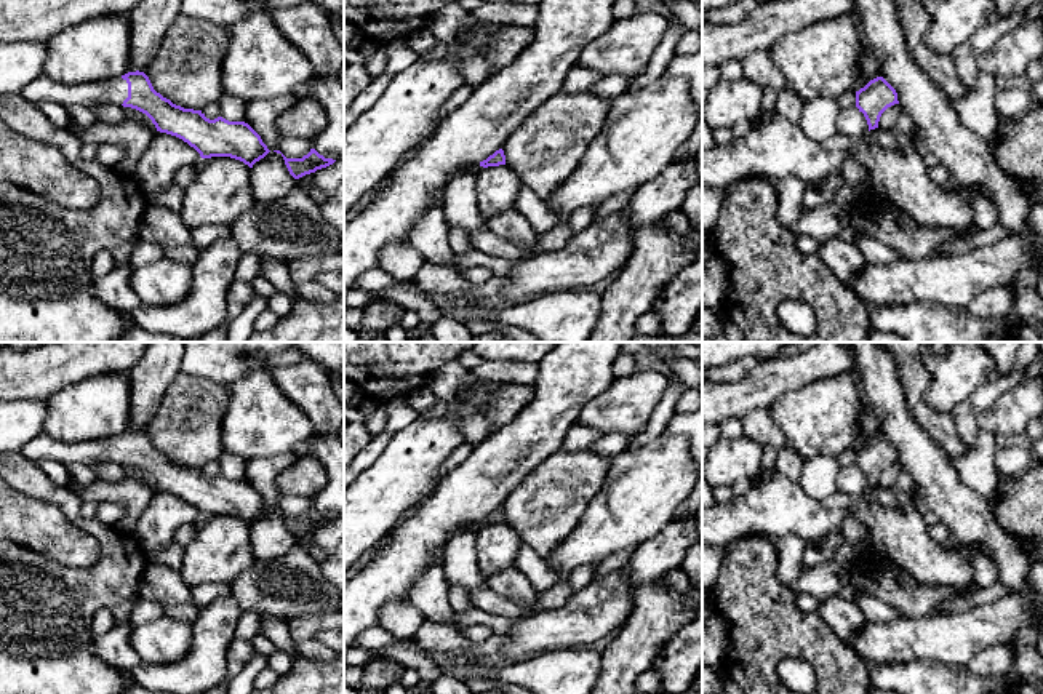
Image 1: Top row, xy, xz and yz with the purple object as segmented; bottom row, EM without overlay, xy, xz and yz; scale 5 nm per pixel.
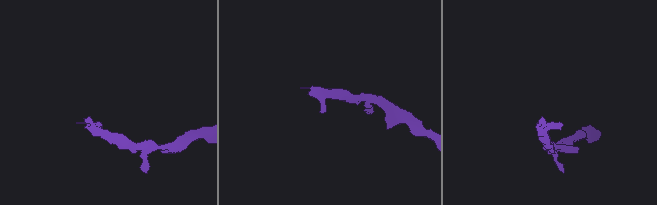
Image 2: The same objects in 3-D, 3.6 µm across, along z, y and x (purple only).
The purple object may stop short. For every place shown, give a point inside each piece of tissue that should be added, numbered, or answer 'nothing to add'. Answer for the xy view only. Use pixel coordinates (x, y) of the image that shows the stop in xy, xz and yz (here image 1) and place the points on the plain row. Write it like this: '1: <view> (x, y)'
1: xy (114, 450)

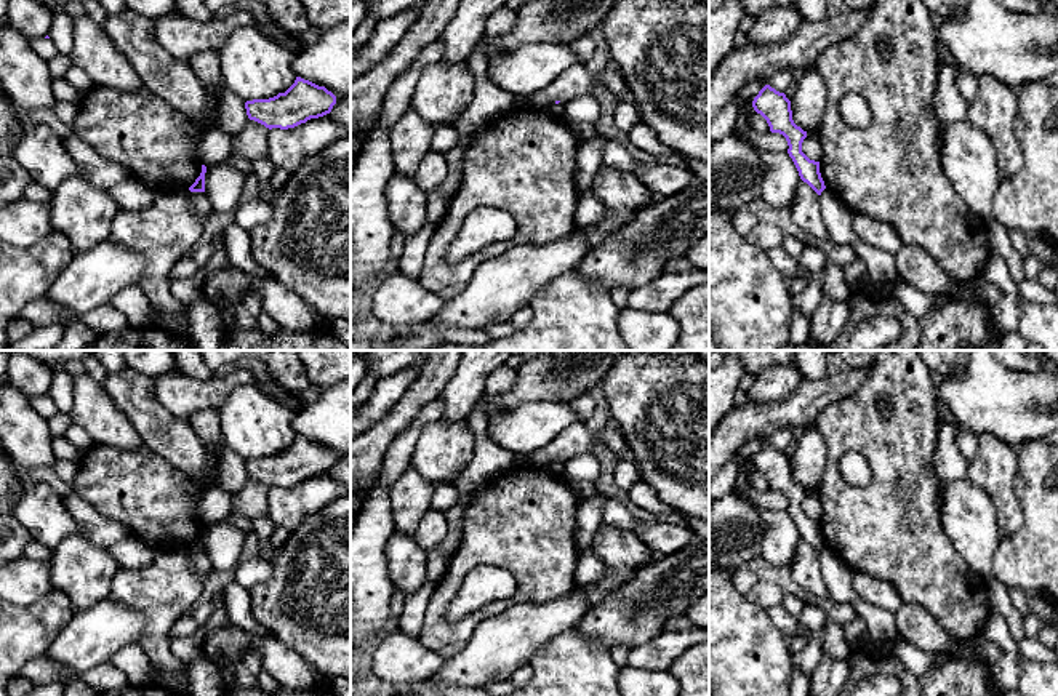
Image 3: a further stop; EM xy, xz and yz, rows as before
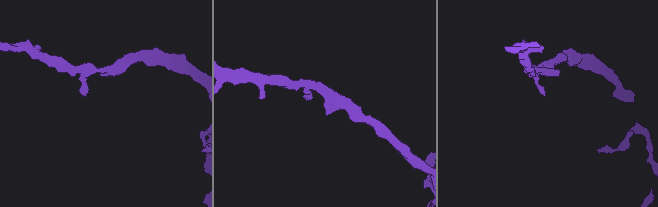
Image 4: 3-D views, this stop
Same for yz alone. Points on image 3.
nothing to add

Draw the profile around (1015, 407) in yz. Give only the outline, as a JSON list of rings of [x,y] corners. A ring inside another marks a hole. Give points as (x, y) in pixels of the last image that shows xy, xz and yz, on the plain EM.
[[[972,350],[960,378],[938,381],[936,403],[948,406],[952,416],[948,427],[956,434],[991,434],[1016,448],[1058,430],[1058,371],[1013,371],[999,363],[991,350]]]

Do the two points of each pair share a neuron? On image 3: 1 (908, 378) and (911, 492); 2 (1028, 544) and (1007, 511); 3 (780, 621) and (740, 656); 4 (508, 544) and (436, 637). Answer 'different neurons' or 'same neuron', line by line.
1: same neuron
2: different neurons
3: different neurons
4: same neuron

